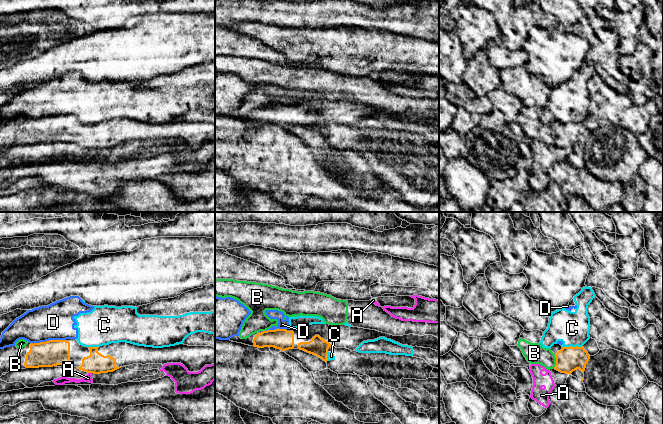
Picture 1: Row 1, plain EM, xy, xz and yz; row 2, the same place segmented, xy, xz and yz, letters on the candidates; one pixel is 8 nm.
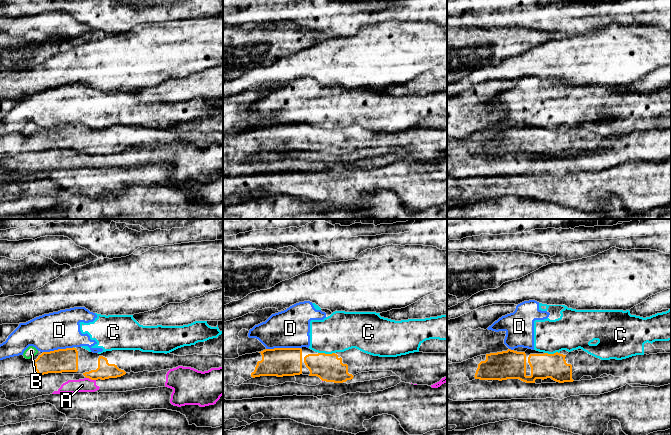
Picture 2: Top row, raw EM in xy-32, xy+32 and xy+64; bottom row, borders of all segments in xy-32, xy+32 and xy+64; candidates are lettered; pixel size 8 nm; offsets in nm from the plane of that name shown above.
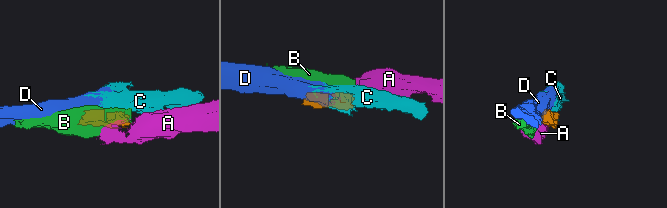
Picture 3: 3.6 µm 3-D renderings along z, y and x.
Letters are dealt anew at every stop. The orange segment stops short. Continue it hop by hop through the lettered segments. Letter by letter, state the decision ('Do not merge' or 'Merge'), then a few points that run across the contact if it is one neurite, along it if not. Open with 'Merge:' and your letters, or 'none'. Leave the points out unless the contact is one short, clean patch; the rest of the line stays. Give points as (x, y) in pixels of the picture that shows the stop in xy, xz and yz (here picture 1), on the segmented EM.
Merge: none
A: Do not merge. Line: xy (88, 372), (91, 373)
B: Do not merge. Line: yz (555, 355), (555, 366), (553, 368)
C: Do not merge. Line: yz (582, 345), (562, 347)
D: Do not merge. Line: xy (65, 339), (49, 339), (31, 343)

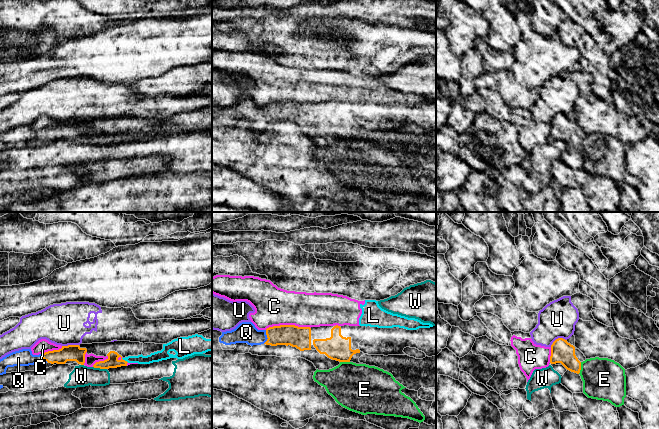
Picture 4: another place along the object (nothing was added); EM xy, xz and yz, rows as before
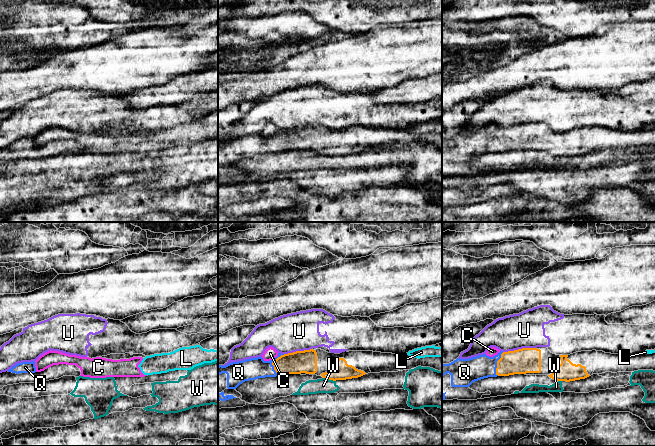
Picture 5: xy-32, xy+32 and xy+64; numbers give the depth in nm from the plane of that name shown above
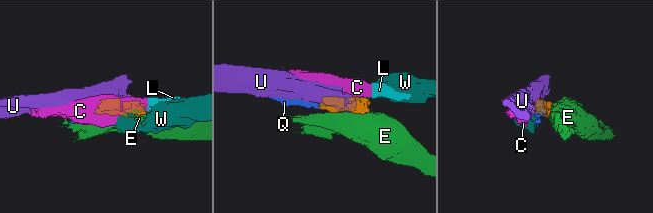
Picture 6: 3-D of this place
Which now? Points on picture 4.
Merge: Q
C: Do not merge. Line: xz (310, 327), (273, 325), (265, 329)
E: Do not merge. Line: yz (581, 362), (581, 368), (578, 373)
L: Do not merge. Line: xy (121, 358), (128, 362)
Q: Merge. Line: xz (292, 335), (267, 337), (254, 337), (246, 332)
U: Do not merge. Line: xy (78, 344), (62, 346)
W: Do not merge. Line: xy (93, 366), (106, 369)

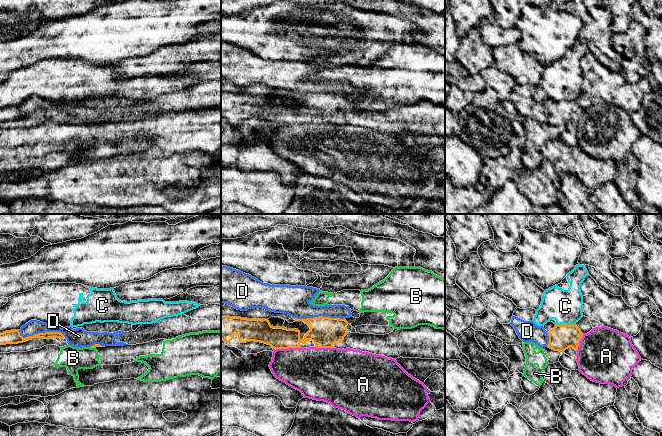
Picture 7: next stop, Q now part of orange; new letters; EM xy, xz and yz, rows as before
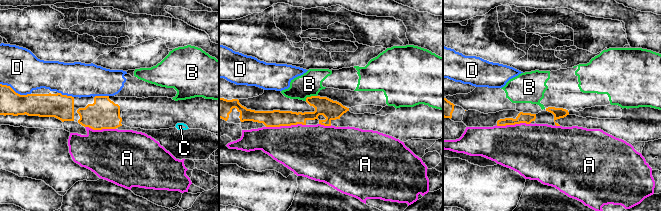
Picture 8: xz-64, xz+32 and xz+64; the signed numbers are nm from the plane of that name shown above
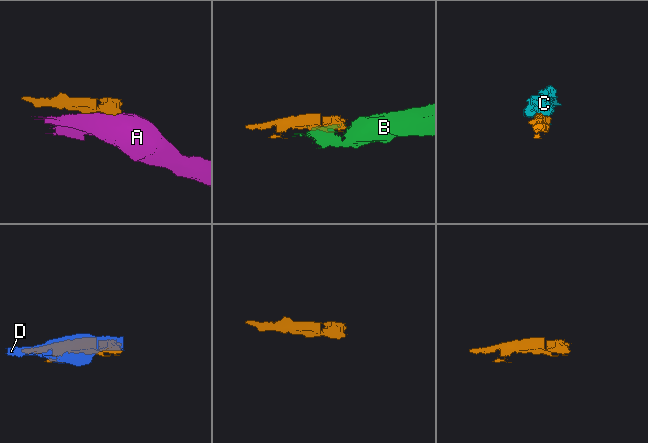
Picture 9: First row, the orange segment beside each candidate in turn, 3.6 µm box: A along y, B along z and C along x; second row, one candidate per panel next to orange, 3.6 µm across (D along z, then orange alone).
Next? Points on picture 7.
Merge: none
A: Do not merge. Line: xz (300, 347), (277, 349)
B: Do not merge. Line: xy (89, 347), (95, 348)
C: Do not merge. Line: yz (575, 323), (555, 325)
D: Do not merge. Line: xy (18, 330), (23, 337), (45, 332), (60, 332), (64, 336)

